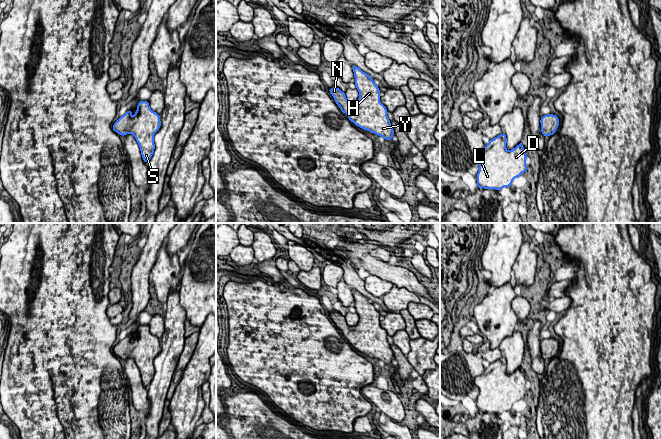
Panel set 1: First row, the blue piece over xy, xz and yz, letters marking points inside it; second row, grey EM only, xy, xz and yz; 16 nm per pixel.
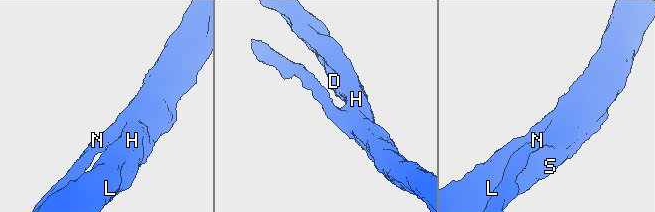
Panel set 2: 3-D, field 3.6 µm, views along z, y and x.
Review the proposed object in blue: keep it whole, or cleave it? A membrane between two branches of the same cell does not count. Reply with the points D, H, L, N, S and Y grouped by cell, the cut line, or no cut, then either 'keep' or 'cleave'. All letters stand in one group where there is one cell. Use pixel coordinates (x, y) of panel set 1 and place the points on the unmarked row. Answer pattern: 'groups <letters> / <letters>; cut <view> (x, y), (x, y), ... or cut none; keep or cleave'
groups D H L N S Y; cut none; keep

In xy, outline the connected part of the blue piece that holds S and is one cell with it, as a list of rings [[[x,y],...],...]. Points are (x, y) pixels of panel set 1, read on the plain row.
[[[139,325],[135,339],[128,334],[114,348],[113,354],[119,359],[132,358],[140,371],[143,385],[150,385],[154,373],[154,359],[161,351],[160,340],[152,335],[149,325]]]

